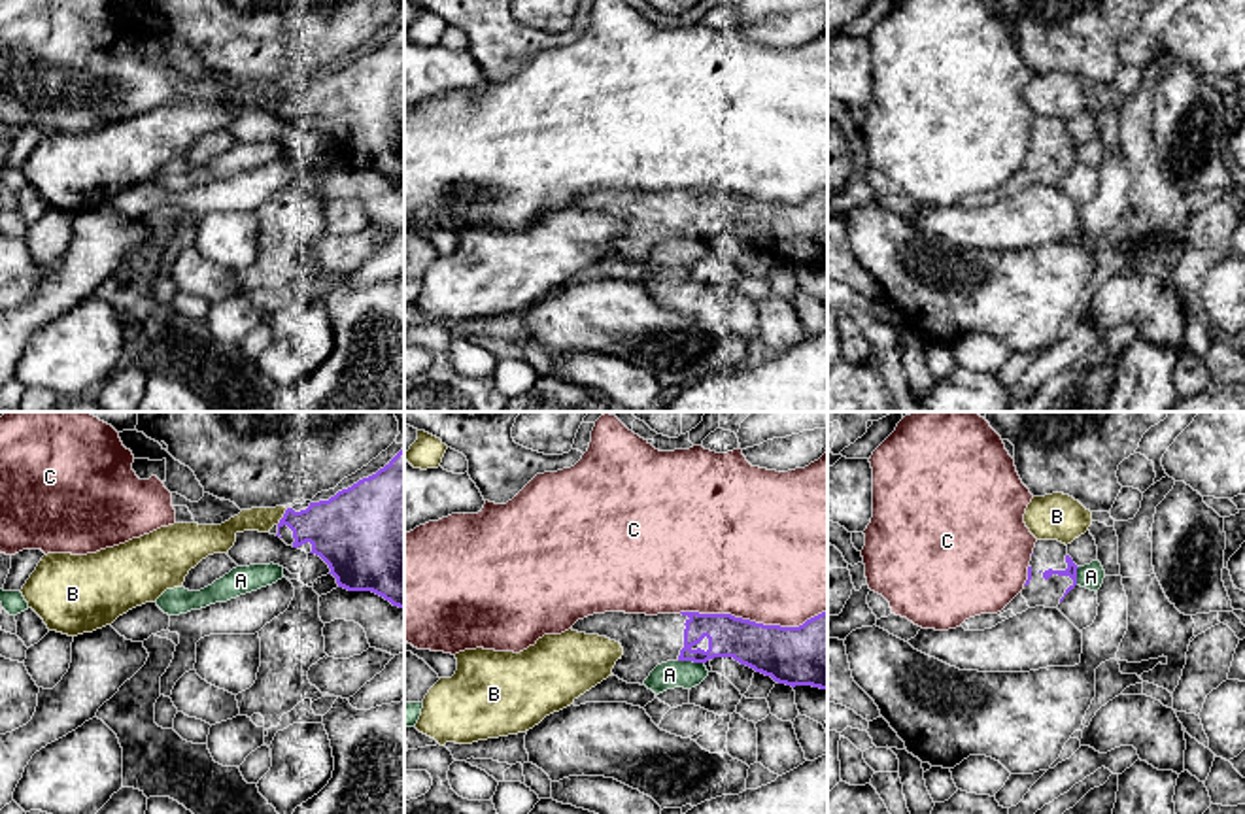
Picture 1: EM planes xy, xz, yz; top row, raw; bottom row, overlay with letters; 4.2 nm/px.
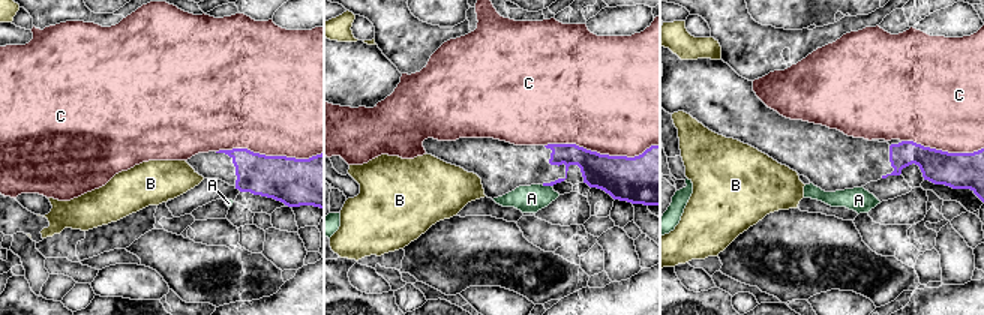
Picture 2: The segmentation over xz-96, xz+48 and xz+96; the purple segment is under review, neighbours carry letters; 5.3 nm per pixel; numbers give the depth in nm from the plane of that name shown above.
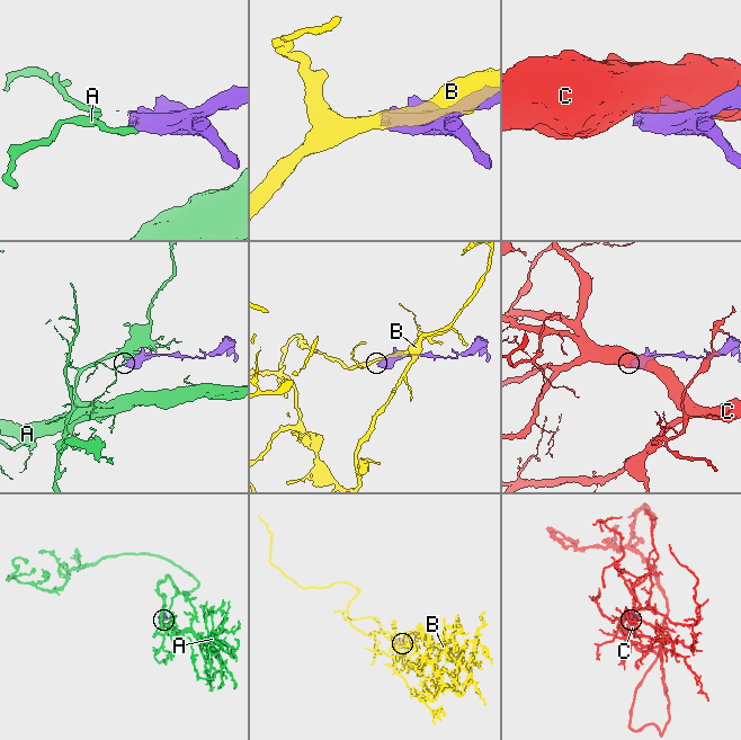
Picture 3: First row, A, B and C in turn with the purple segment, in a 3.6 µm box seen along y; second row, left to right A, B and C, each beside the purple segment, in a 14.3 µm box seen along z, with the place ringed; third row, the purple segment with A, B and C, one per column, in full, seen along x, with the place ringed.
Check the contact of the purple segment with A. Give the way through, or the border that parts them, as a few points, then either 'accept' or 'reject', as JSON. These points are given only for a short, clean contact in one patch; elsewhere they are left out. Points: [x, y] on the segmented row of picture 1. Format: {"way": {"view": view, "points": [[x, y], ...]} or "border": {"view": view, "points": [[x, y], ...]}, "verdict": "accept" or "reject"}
{"verdict": "reject"}

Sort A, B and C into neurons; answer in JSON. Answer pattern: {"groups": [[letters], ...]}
{"groups": [["A"], ["B"], ["C"]]}

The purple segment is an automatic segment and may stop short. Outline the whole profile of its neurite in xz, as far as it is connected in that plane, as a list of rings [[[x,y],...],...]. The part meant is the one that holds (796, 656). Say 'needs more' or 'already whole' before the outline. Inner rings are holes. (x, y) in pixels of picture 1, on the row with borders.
needs more | [[[605,612],[578,619],[572,631],[620,642],[623,655],[612,674],[627,684],[642,686],[667,661],[733,657],[778,684],[827,689],[827,612],[799,627],[763,625],[731,614]]]

